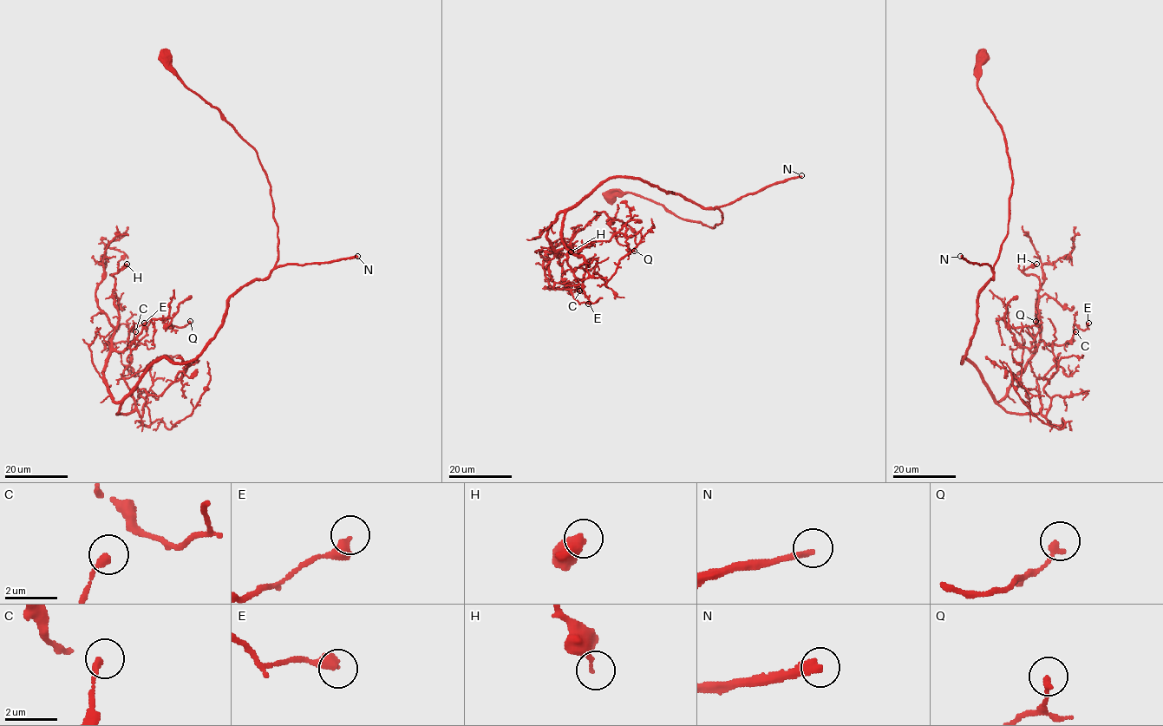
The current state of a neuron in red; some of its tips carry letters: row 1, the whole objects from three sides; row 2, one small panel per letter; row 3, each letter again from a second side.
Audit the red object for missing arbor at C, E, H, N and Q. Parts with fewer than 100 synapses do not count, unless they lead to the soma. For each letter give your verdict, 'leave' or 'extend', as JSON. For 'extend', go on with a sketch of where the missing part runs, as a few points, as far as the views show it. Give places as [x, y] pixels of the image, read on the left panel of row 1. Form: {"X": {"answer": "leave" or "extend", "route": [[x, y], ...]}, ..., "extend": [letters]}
{"C": {"answer": "leave"}, "E": {"answer": "leave"}, "H": {"answer": "leave"}, "N": {"answer": "extend"}, "Q": {"answer": "leave"}, "extend": ["N"]}

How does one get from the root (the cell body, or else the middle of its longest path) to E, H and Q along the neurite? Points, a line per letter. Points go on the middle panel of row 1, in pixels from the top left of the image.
E: (612, 196), (722, 220), (638, 179), (604, 180), (547, 233), (553, 288), (588, 304)
H: (612, 196), (722, 220), (610, 177), (551, 225), (555, 253), (560, 238), (571, 251)
Q: (612, 196), (638, 194), (711, 227), (722, 212), (613, 176), (547, 233), (562, 249), (604, 212), (634, 251)

